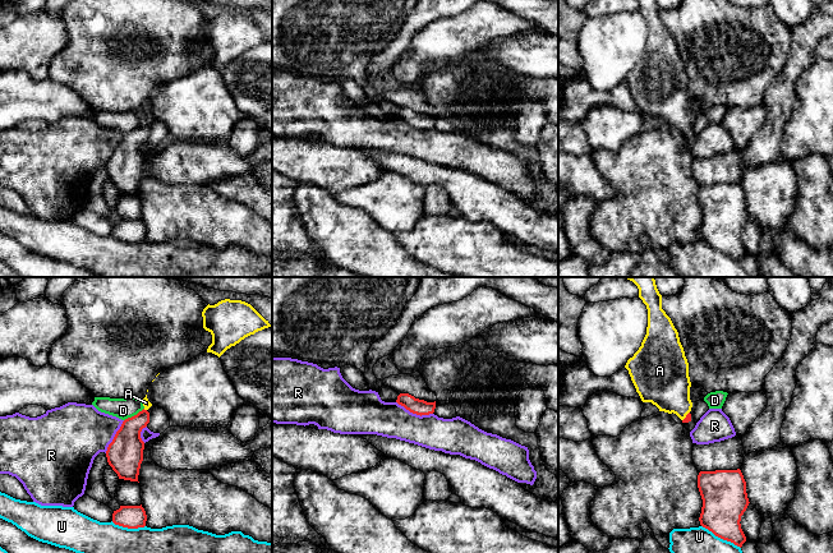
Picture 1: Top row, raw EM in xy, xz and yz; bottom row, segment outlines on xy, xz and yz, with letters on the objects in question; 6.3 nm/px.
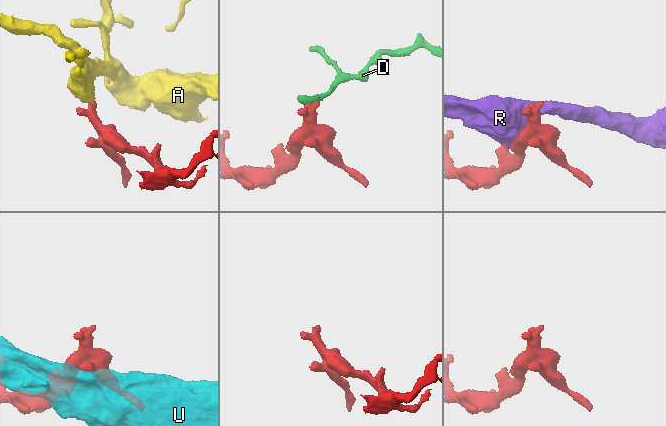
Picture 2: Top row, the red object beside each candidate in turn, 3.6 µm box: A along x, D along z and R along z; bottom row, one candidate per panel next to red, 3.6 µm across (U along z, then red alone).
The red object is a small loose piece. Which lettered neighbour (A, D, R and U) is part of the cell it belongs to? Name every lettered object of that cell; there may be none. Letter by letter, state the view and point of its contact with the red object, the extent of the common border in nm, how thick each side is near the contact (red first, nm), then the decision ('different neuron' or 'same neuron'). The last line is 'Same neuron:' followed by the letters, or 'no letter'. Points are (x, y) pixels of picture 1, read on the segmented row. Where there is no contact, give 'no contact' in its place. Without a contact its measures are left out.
A: meets red in yz at (686, 416); contact 80 nm long; 40 nm thick on the red side, 300 nm on the other; same neuron
D: meets red in xy at (134, 415); contact 150 nm long; 220 nm thick on the red side, 130 nm on the other; different neuron
R: meets red in xz at (414, 413); contact 240 nm long; 100 nm thick on the red side, 220 nm on the other; different neuron
U: meets red in yz at (721, 538); contact 280 nm long; 280 nm thick on the red side, 160 nm on the other; different neuron
Same neuron: A

